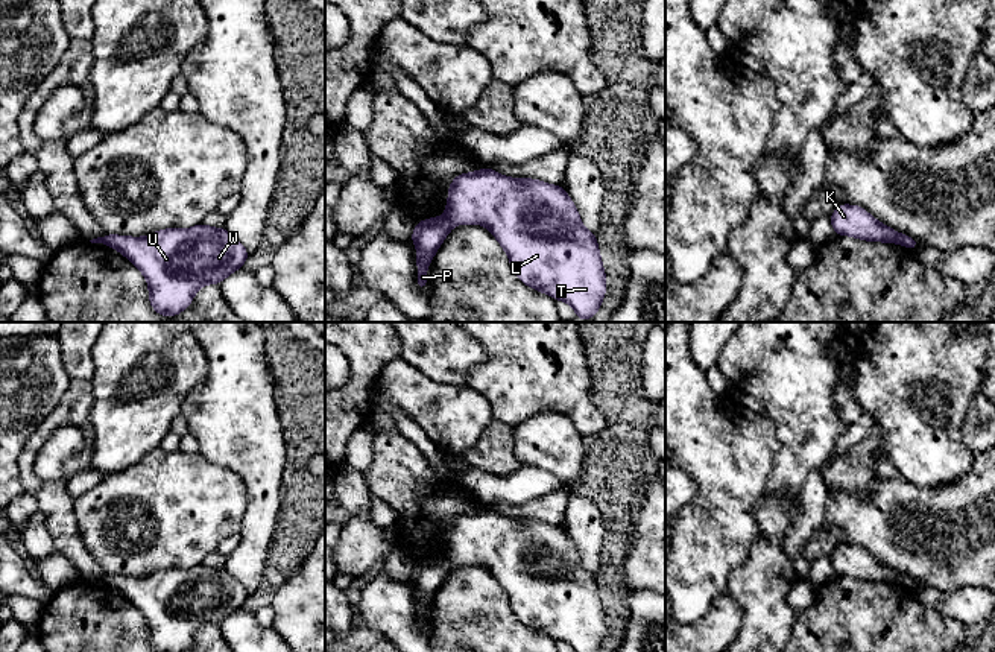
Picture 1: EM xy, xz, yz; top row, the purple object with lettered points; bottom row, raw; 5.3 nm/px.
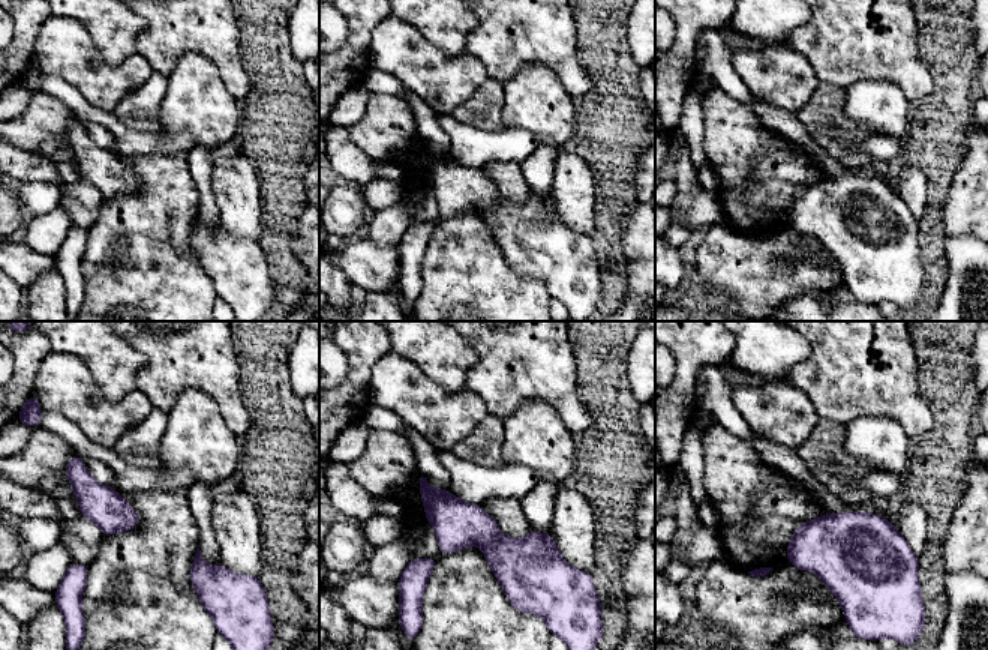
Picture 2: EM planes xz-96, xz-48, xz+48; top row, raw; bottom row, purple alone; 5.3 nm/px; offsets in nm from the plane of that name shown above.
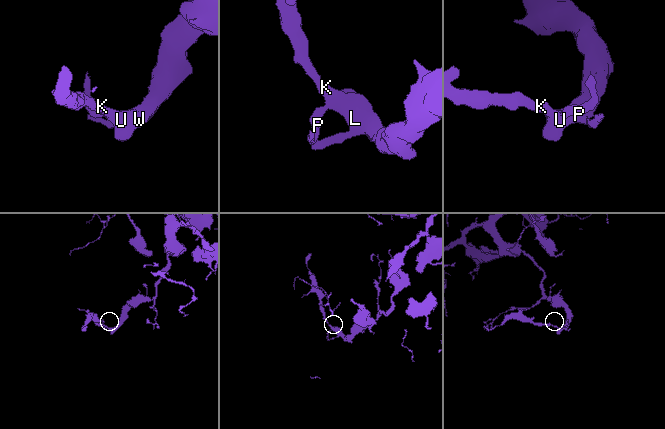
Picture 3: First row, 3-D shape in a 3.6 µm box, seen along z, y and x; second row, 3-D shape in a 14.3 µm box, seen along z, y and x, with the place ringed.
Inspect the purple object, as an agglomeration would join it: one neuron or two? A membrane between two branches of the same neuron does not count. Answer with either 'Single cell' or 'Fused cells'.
Fused cells

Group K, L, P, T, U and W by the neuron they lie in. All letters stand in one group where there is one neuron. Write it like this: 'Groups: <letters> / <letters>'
Groups: K L T U W / P

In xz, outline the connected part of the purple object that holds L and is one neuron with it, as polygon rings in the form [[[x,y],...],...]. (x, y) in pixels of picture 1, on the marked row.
[[[491,167],[456,175],[448,187],[445,217],[454,225],[488,228],[506,251],[518,278],[529,287],[570,304],[577,321],[597,315],[606,293],[606,274],[595,234],[585,229],[576,205],[562,185],[515,179]]]

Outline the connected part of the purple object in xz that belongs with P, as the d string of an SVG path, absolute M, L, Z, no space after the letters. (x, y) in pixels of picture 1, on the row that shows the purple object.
M431 217L419 220L412 233L412 242L416 246L418 257L418 284L422 287L427 283L427 267L436 251L451 231L453 223L445 217Z

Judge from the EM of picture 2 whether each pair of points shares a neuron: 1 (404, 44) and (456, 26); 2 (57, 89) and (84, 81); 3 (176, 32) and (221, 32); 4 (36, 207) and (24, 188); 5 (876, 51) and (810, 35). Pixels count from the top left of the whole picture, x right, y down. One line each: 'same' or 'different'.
1: different
2: different
3: same
4: same
5: same

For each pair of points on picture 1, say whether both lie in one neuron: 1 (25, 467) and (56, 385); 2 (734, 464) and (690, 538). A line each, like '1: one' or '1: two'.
1: two
2: one

